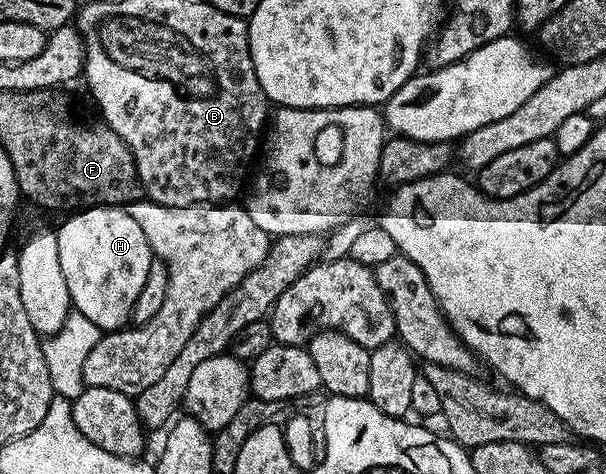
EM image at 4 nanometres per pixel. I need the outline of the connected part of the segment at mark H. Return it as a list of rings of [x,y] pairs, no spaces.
[[[88,206],[86,210],[64,218],[67,219],[63,227],[58,227],[57,233],[61,272],[69,288],[72,307],[88,317],[103,332],[126,327],[131,322],[133,304],[137,304],[137,296],[141,296],[141,288],[145,288],[145,280],[153,261],[151,245],[145,240],[145,232],[141,232],[137,220],[133,220],[133,216],[129,216],[129,212],[121,206]]]

